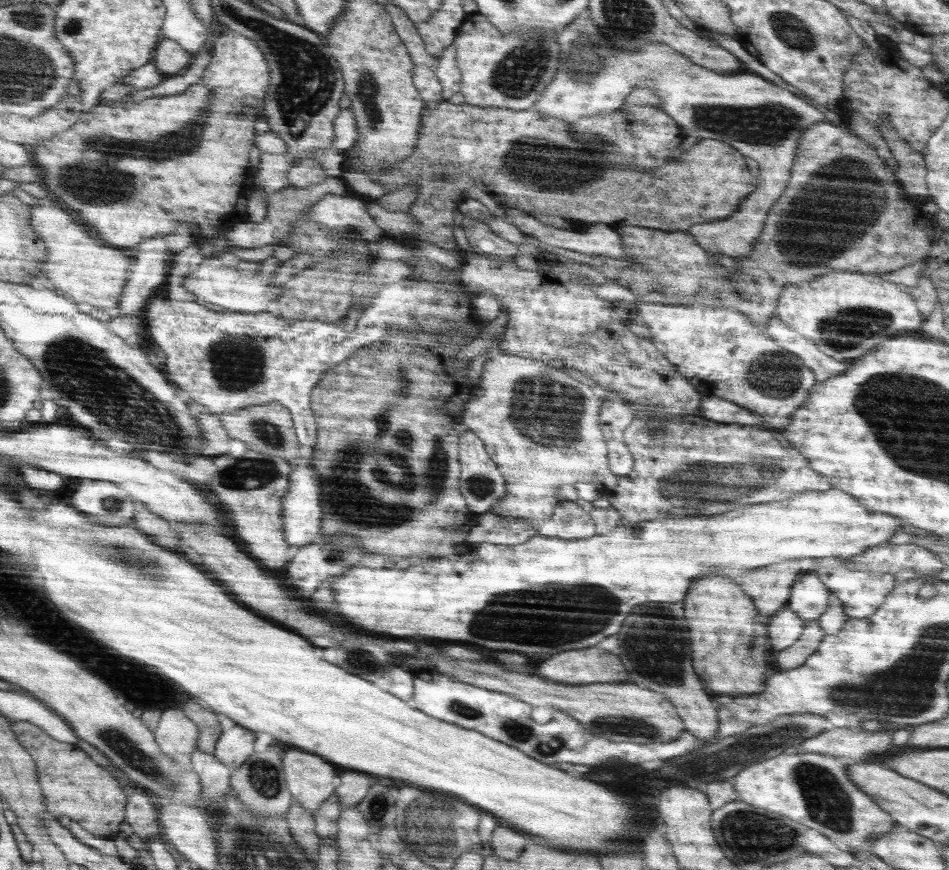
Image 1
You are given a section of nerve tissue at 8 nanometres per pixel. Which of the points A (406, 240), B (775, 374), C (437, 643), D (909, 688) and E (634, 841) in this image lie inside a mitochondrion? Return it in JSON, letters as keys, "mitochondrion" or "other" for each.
{"A":"other","B":"mitochondrion","C":"other","D":"mitochondrion","E":"other"}

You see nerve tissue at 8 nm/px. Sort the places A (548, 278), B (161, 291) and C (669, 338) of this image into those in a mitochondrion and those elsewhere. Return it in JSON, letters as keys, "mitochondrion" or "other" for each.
{"A":"other","B":"other","C":"other"}

